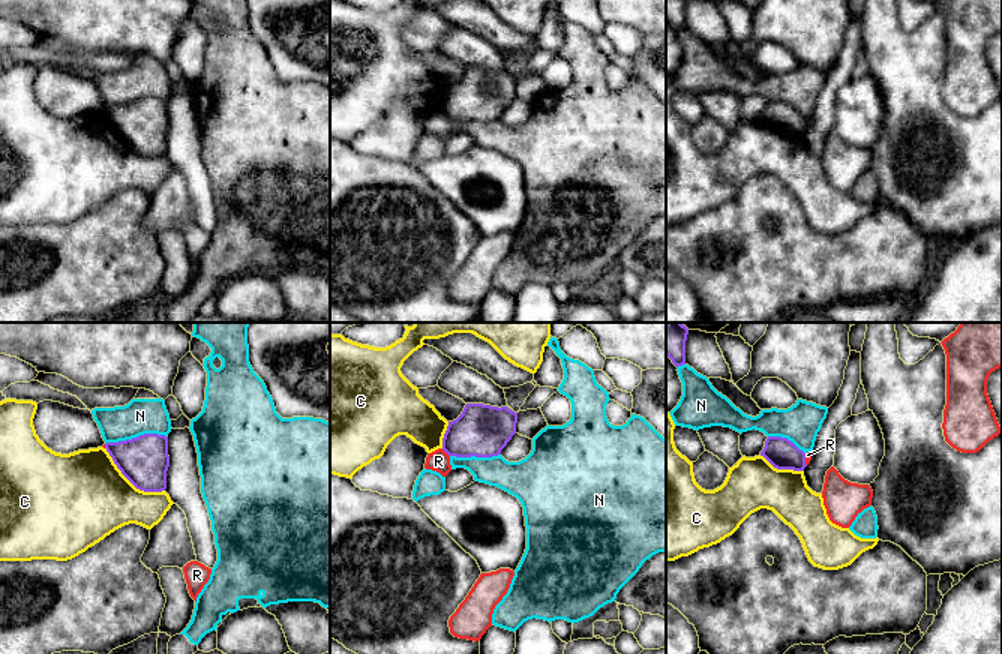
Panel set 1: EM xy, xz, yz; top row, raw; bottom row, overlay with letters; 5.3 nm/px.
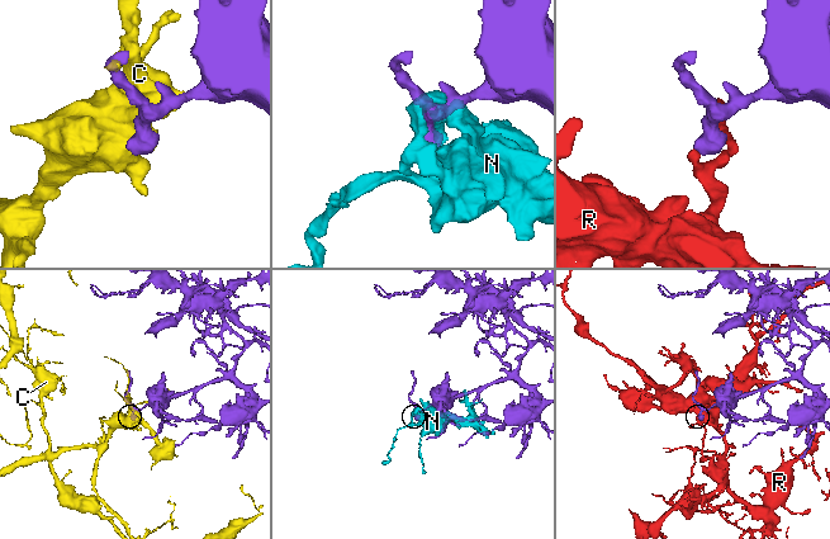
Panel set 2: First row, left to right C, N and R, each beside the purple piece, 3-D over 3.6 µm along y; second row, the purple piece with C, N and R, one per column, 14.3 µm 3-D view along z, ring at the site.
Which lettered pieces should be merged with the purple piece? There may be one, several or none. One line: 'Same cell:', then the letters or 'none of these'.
Same cell: none of these

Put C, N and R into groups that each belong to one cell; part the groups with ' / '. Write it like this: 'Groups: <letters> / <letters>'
Groups: C / N / R

